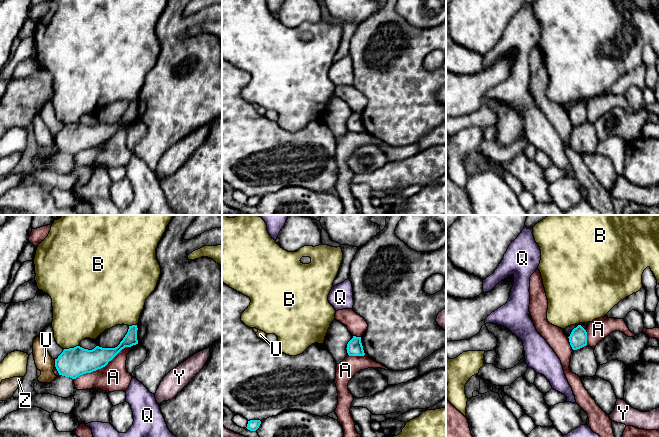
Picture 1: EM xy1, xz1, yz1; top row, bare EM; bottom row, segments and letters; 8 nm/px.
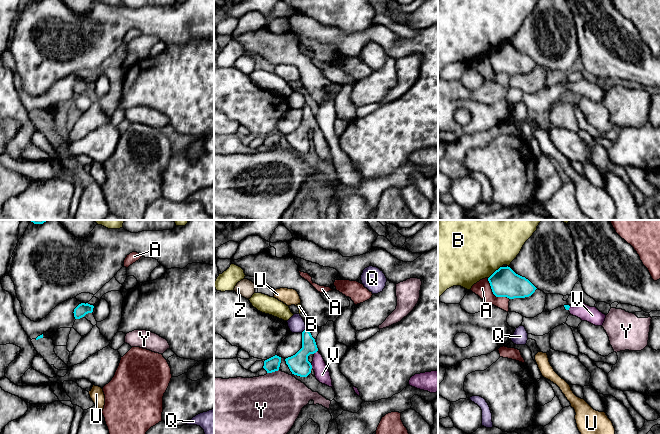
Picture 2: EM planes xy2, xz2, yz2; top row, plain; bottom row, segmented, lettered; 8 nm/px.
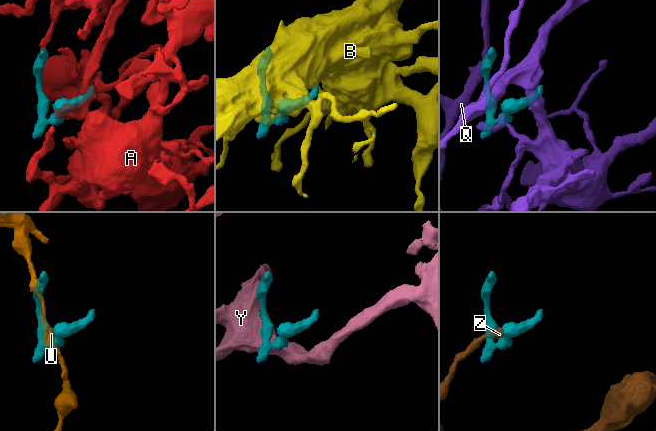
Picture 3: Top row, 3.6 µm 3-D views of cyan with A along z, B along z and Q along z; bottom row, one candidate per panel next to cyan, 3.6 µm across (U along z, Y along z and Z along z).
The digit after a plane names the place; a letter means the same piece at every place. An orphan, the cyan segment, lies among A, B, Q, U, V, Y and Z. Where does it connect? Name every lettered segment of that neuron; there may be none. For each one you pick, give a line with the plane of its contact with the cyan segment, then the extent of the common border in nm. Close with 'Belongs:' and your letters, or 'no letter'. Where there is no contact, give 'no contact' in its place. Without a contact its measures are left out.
V: contact in xz2; length 40 nm
Belongs: V

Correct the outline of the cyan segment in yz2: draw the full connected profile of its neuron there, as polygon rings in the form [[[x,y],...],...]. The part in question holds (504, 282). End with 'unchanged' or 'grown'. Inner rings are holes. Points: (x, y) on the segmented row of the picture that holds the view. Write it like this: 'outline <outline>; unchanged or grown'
outline [[[500,267],[489,278],[493,294],[509,299],[531,296],[537,289],[528,279],[516,274],[510,267]]]; unchanged

